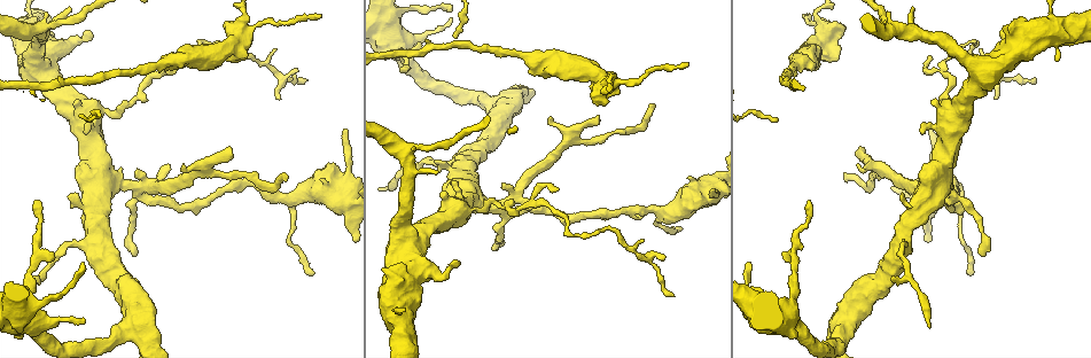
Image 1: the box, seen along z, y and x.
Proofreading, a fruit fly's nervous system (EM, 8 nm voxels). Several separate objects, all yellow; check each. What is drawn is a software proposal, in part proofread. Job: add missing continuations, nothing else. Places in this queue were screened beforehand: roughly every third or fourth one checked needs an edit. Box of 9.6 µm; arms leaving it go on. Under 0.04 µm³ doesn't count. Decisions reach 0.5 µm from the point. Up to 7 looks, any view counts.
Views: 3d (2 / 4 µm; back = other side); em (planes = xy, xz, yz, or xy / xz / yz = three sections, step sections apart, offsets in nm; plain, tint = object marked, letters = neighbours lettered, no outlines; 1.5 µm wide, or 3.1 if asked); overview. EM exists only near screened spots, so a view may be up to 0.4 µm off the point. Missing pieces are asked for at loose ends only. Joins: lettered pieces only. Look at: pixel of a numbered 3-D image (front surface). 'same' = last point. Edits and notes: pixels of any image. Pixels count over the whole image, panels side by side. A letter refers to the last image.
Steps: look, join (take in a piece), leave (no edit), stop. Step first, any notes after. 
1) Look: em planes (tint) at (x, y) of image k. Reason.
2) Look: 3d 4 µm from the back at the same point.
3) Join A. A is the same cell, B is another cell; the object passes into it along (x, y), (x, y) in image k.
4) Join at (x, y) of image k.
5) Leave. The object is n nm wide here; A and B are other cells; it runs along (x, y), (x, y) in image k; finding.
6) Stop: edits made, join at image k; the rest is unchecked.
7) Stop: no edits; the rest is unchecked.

Look: em xy step 8 (letters) at (551, 119) of image 1. Branch stops here.

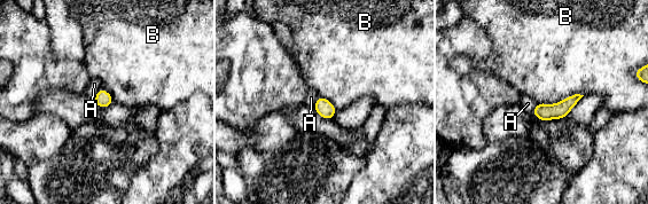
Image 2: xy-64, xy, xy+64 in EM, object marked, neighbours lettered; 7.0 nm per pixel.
Leave. A and B are other cells; no lettered piece goes on from it.

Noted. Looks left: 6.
Look: 3d 2 µm at (922, 134) of image 1. Thick end.

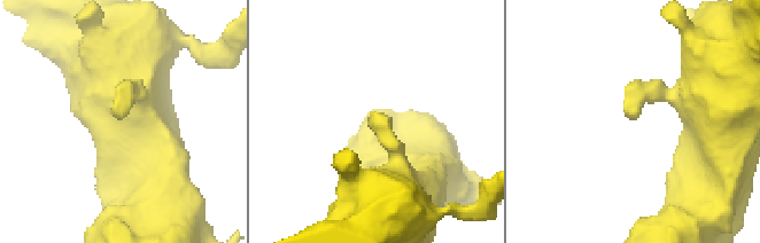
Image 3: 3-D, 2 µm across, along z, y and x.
Look: em planes (plain) at (118, 119) of image 3. Shape alone is not enough.

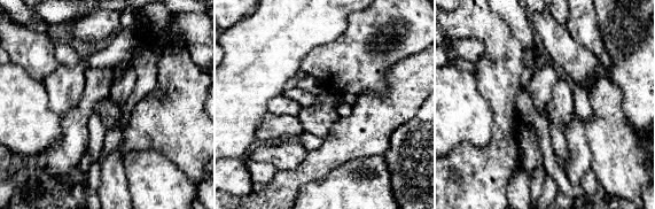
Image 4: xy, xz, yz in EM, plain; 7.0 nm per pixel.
Look: em planes (letters) at the same point.

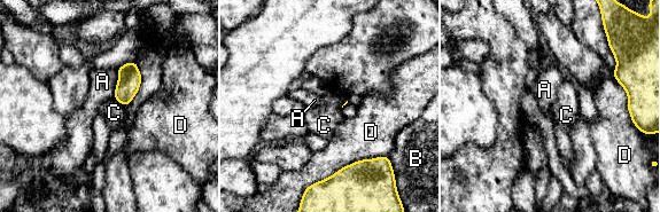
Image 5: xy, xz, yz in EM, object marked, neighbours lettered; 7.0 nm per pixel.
Leave. The longest contact is with D, 550 nm; A, B, C and D are other cells; none of them fits.

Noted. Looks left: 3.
Look: 3d 4 µm at (452, 19) of image 1. Thin end.

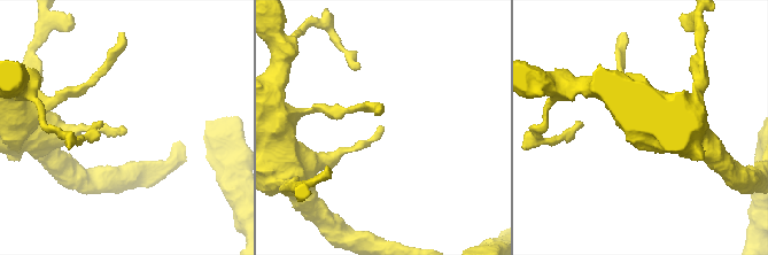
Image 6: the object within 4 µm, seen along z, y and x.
Look: em planes (letters) at (382, 129) of image 6. Need the tissue.

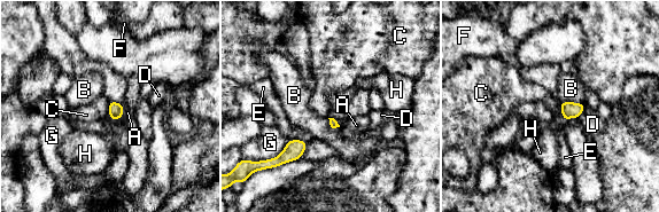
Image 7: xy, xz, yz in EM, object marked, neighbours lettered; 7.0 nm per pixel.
Leave. A, B, C, D, E, F, G and H are other cells; a border runs along (124, 108), (121, 117) in image 7; none of them fits.

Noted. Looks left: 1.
Stop: no edits; the rest is unchecked.

